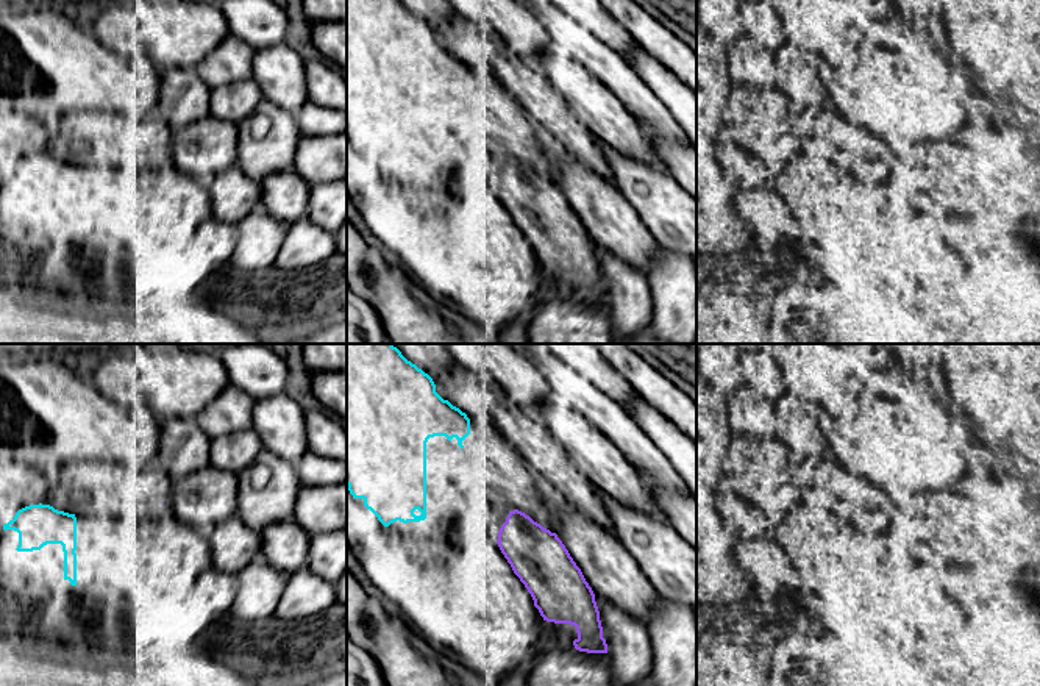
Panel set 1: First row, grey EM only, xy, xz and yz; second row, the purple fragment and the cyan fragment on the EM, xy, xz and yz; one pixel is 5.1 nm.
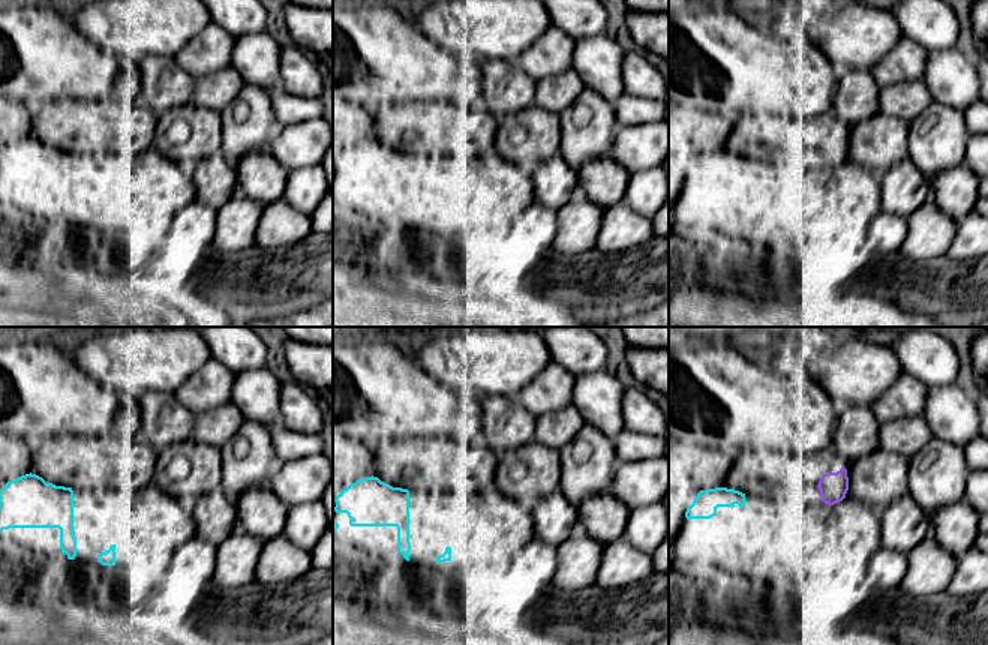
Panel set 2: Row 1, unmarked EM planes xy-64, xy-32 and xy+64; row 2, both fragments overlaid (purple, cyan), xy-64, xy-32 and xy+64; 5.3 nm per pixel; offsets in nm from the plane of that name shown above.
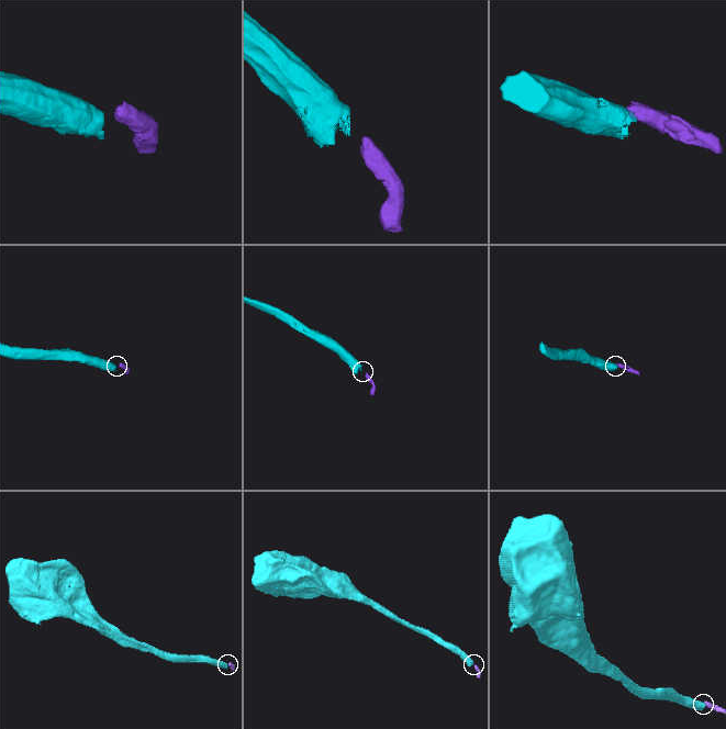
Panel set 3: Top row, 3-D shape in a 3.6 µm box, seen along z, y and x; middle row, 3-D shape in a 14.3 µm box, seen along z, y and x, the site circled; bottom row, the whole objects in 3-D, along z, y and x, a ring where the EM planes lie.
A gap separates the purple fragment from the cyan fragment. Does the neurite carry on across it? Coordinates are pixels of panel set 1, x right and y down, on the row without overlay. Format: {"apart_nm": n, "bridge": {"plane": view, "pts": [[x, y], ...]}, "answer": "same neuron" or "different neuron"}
{"apart_nm": 380, "bridge": {"plane": "xz", "pts": [[498, 182], [425, 167]]}, "answer": "different neuron"}

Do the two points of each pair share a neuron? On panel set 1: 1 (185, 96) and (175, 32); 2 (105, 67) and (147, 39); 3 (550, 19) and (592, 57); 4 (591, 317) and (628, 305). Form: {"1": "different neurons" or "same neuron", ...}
{"1": "different neurons", "2": "different neurons", "3": "same neuron", "4": "different neurons"}

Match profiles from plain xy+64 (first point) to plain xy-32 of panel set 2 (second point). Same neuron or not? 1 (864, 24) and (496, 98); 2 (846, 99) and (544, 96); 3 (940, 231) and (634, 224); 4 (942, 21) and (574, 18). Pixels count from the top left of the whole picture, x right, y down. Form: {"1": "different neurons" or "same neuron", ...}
{"1": "different neurons", "2": "different neurons", "3": "different neurons", "4": "same neuron"}

